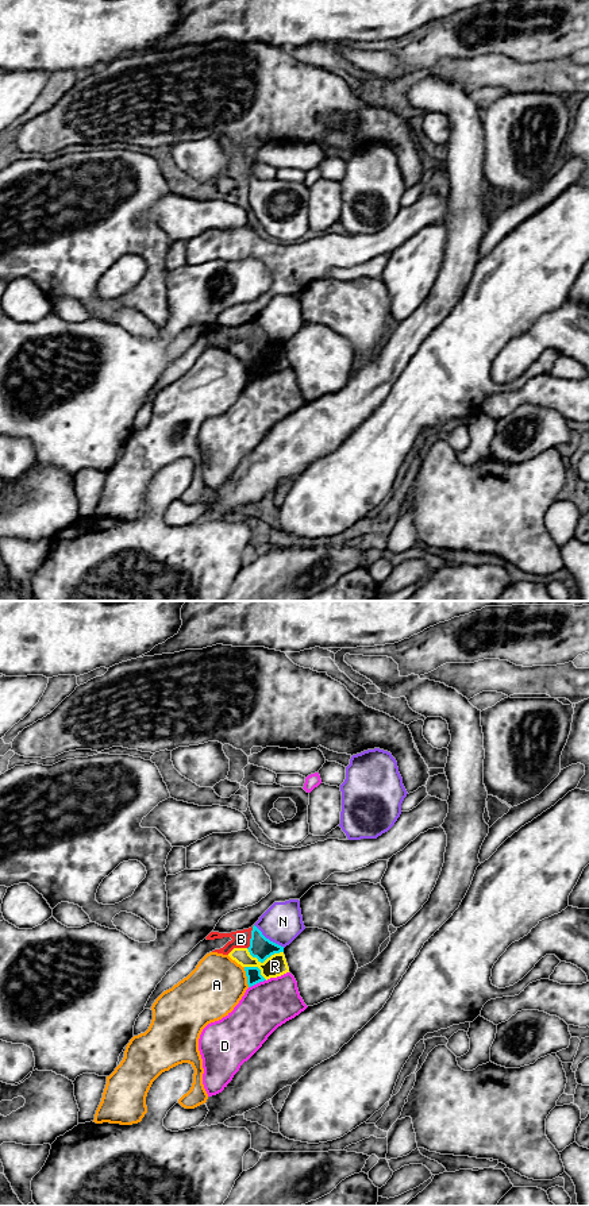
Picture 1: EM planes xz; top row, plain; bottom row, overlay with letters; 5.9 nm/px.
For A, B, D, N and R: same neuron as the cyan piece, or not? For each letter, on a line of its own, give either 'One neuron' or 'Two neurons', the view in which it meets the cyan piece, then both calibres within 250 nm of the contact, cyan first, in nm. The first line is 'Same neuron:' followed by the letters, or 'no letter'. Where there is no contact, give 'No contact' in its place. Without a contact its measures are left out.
Same neuron: no letter
A: Two neurons. Touches cyan in xz. Thickness 90 nm (cyan) against 320 nm
B: Two neurons. Touches cyan in xz. Thickness 130 nm (cyan) against 110 nm
D: Two neurons. Touches cyan in xz. Thickness 90 nm (cyan) against 280 nm
N: Two neurons. Touches cyan in xz. Thickness 130 nm (cyan) against 240 nm
R: Two neurons. Touches cyan in xz. Thickness 130 nm (cyan) against 130 nm

